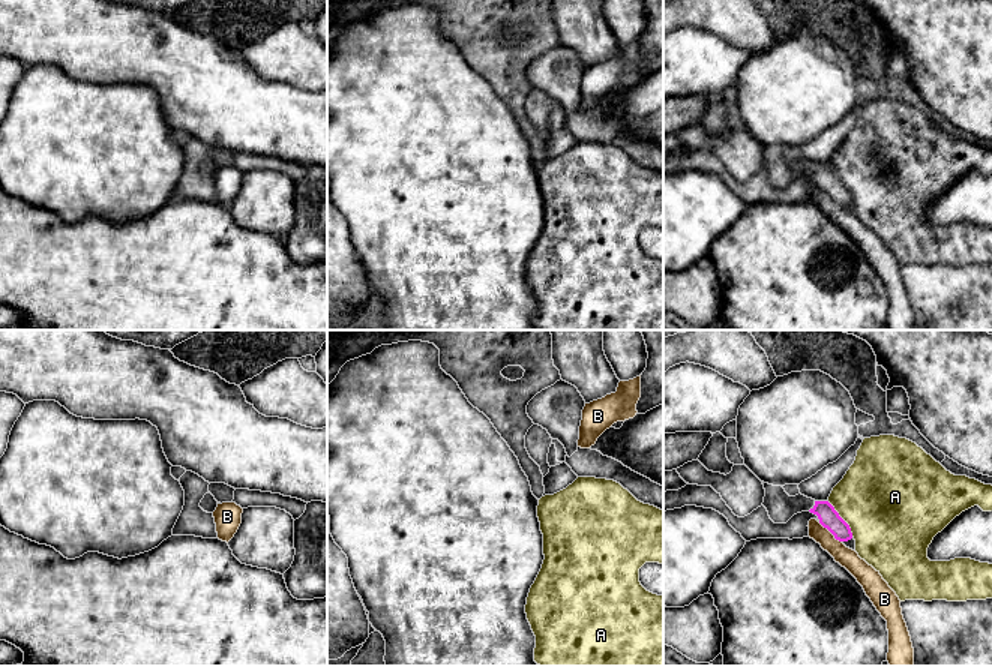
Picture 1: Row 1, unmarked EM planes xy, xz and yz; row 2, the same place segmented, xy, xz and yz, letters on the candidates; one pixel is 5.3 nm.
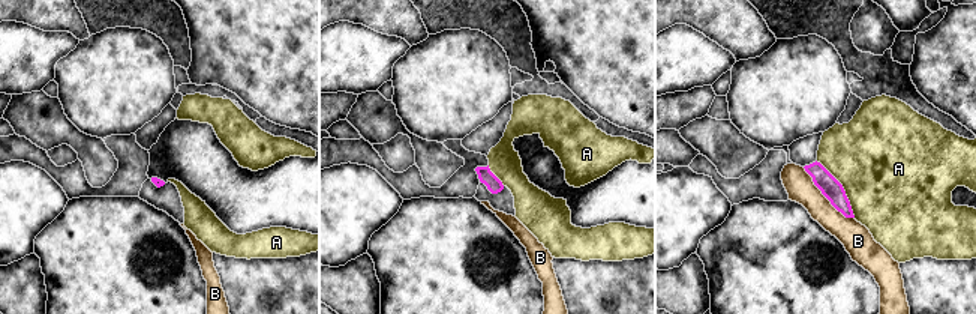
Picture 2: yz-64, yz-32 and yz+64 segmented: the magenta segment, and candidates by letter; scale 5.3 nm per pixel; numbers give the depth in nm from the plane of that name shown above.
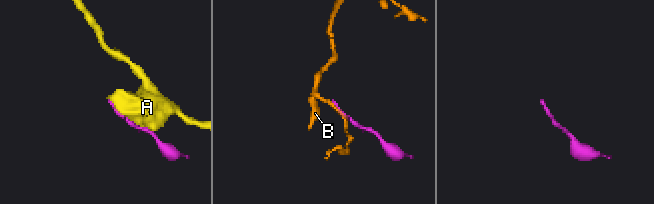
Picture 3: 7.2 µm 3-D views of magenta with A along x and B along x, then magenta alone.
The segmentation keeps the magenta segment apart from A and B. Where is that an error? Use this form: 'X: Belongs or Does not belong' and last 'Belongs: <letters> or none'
A: Does not belong
B: Does not belong
Belongs: none

